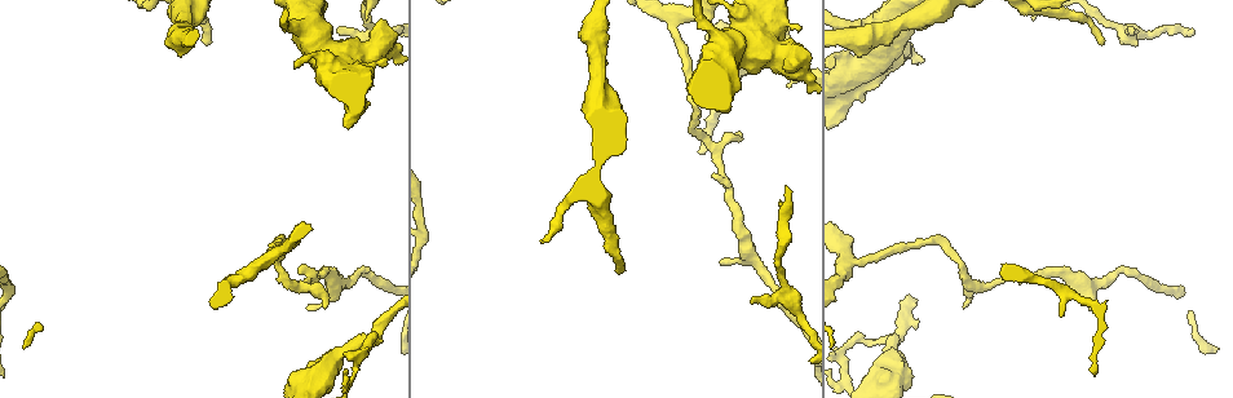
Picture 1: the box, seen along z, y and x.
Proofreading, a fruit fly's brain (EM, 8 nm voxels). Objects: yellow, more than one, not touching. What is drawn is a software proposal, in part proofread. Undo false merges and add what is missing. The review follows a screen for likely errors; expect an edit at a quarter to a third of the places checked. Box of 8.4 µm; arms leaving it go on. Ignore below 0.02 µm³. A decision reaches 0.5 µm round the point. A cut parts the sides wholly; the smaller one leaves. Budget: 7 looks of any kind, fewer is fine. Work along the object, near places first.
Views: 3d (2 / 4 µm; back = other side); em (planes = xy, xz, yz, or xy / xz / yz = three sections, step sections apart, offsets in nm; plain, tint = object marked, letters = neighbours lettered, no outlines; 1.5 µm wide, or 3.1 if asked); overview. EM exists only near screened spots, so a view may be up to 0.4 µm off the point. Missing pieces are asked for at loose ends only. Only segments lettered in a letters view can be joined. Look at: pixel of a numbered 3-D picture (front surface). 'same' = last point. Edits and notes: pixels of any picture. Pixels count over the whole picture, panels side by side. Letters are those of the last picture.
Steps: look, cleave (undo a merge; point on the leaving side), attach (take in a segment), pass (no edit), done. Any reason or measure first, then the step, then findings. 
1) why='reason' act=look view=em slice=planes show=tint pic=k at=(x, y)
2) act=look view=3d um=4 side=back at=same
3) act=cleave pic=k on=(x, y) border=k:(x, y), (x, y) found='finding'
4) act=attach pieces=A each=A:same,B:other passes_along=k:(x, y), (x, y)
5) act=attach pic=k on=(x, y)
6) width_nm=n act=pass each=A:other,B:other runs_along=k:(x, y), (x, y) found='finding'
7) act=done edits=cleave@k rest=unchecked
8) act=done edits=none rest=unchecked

act=look view=3d um=2 side=back pic=1 at=(891, 341)

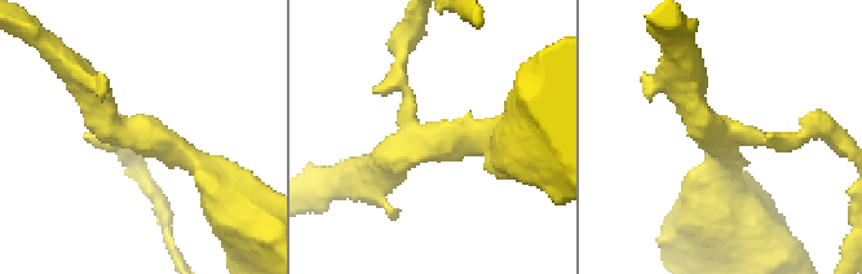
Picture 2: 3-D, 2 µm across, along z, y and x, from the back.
arms=3 arm_widths_nm=170,220,420 why='need the tissue' act=look view=em slice=planes show=letters pic=2 at=(725, 137)

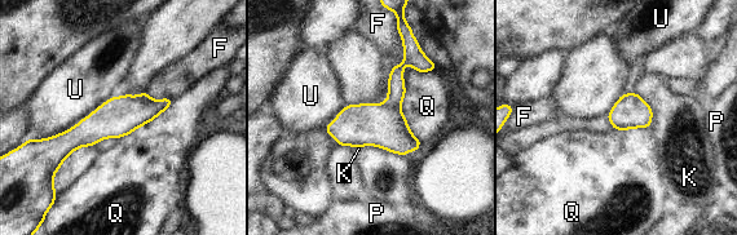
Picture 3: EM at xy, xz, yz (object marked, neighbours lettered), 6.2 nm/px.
width_nm=220 act=cleave pic=3 on=(396, 87) each=F:other,K:other,P:other,Q:other,U:other part_leaving=3:(407, 49), (389, 103) found='two neurons meet here'

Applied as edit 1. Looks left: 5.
act=look view=overview

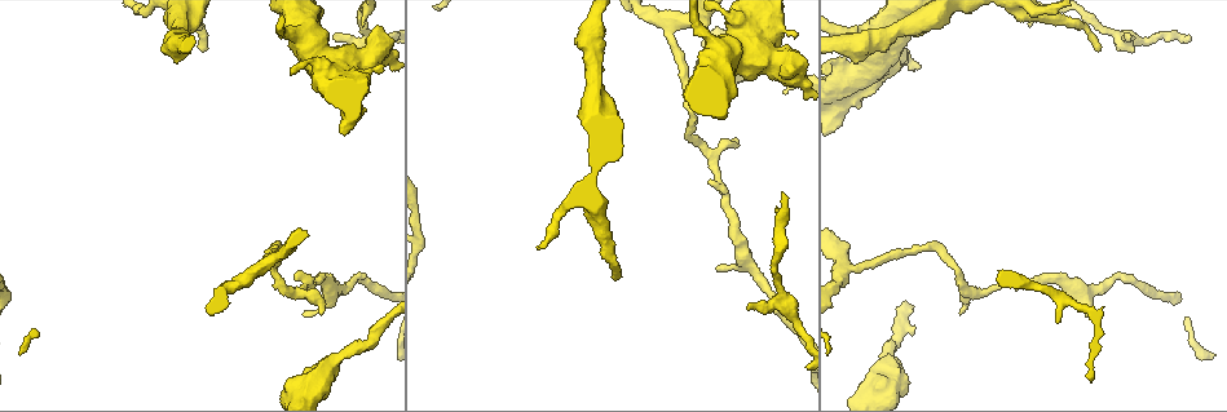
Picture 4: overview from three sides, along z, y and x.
why='free end' act=look view=em slice=xy step=4 show=tint pic=4 at=(1131, 35)

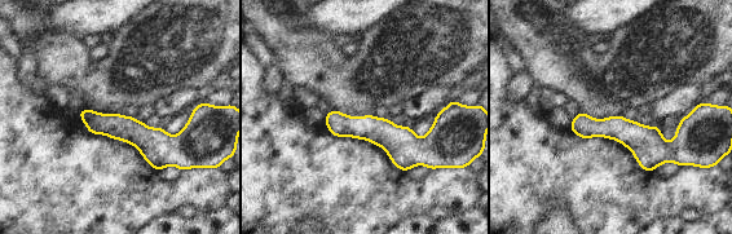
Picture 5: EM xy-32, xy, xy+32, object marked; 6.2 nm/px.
act=look view=em slice=planes show=letters at=same

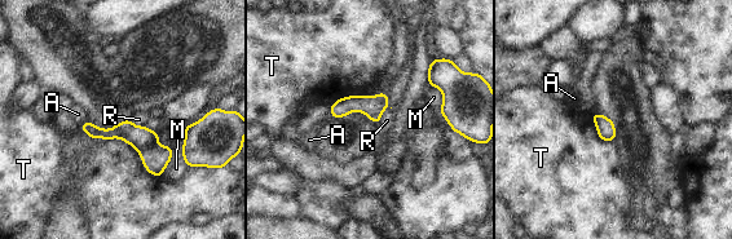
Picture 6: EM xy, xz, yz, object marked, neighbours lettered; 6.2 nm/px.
act=pass each=A:other,M:other,R:other,T:other border=6:(389, 106), (383, 111), (378, 123) found='none of them fits'

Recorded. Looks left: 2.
act=done edits=cleave@3 rest=unchecked

